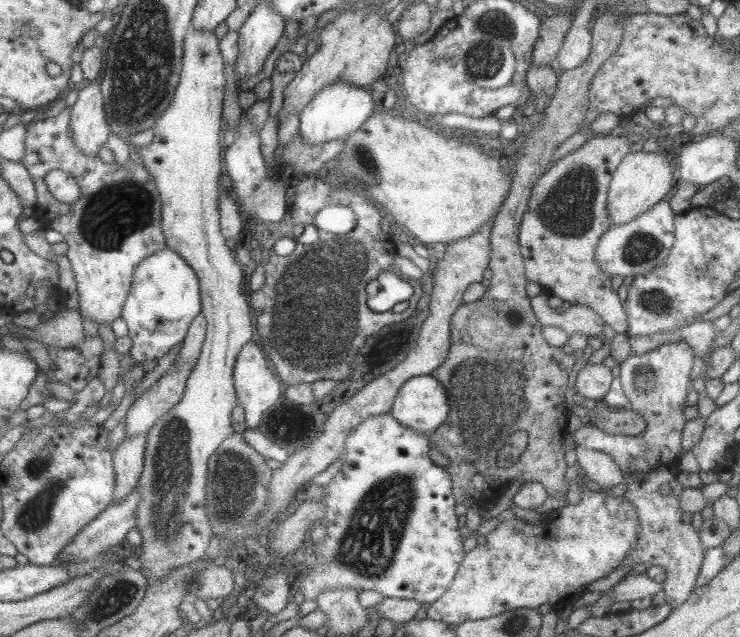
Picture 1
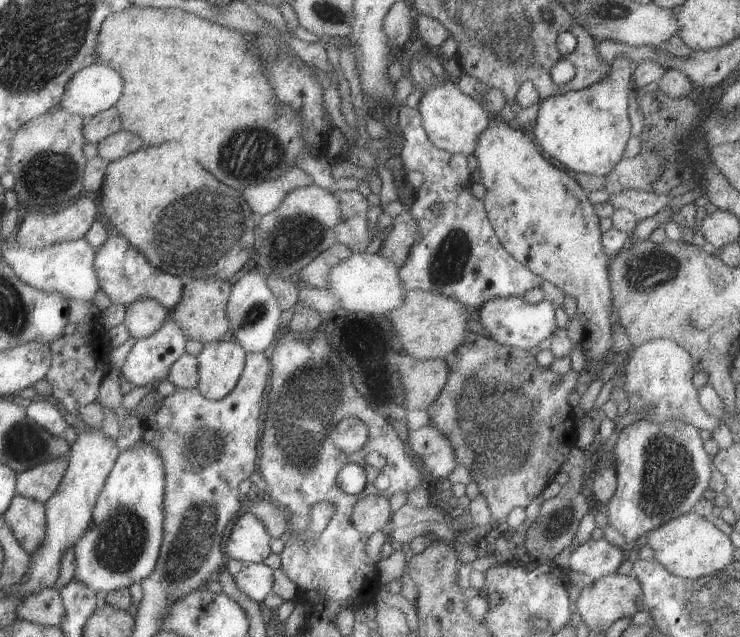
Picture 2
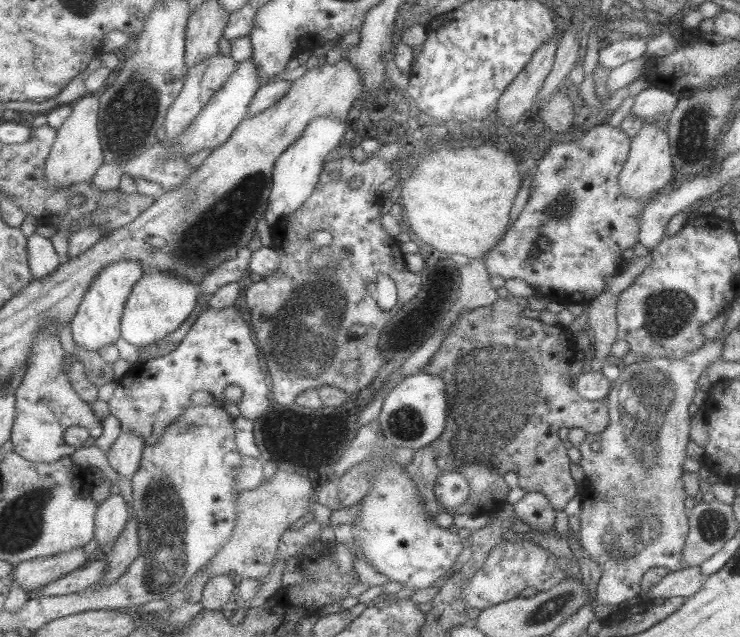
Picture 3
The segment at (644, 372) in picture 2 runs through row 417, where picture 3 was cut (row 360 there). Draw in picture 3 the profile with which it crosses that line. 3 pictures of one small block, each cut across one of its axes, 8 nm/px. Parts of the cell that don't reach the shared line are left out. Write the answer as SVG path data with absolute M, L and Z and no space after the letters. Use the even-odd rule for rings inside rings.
M707 339L707 342L698 348L695 352L688 354L684 359L680 360L669 360L668 358L658 358L656 360L645 360L644 362L636 362L625 366L618 379L612 384L609 396L606 399L609 408L609 422L608 426L598 434L587 433L586 438L578 446L579 452L581 453L581 462L579 463L584 469L585 479L583 482L582 490L580 491L582 500L582 510L579 515L581 520L580 523L580 539L581 544L586 552L592 558L600 564L602 569L602 576L600 582L596 586L597 600L599 604L616 604L619 605L621 602L633 602L642 596L641 580L644 573L652 568L666 567L672 572L688 567L688 563L682 559L682 550L684 550L684 542L686 542L686 536L688 536L689 520L687 515L687 508L684 506L684 500L686 500L687 494L685 491L685 484L683 474L685 470L683 468L687 451L686 447L688 442L691 440L691 417L688 406L692 404L696 390L698 389L698 380L702 376L702 372L705 372L712 362L715 362L718 358L721 358L723 354L723 342L716 341L716 339ZM592 442L600 442L600 450L594 452L592 450Z

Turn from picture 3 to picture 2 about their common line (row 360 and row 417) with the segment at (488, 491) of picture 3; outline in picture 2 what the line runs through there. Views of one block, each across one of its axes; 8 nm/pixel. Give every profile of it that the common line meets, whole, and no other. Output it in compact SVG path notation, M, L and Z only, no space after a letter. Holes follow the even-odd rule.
M480 334L468 336L463 346L456 348L447 357L448 365L451 368L451 374L448 376L448 386L444 388L443 395L440 396L438 402L428 411L431 417L431 424L436 424L438 428L442 428L448 434L448 437L451 438L452 444L455 445L458 464L471 471L472 480L478 484L480 493L488 502L495 525L506 522L507 516L514 508L525 509L535 497L541 494L553 482L555 476L561 472L562 464L566 462L570 450L576 447L578 440L576 414L572 406L568 404L568 396L583 377L579 376L572 369L566 376L558 375L552 372L550 368L541 366L537 362L536 356L533 355L528 350L522 350L522 348L498 344L491 337L480 336Z

